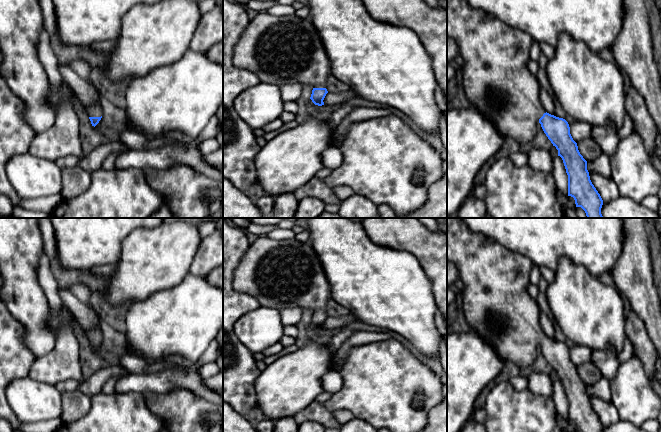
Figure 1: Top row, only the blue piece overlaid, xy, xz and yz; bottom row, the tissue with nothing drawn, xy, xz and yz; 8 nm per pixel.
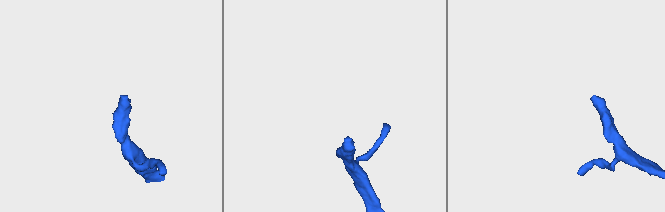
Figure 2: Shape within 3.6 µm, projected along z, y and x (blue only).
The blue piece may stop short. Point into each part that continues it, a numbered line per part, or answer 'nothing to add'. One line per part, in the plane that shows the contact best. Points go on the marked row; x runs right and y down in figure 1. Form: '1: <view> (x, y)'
1: xy (65, 92)

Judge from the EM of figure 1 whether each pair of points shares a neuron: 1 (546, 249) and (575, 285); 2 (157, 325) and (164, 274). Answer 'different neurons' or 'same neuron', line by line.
1: different neurons
2: different neurons

